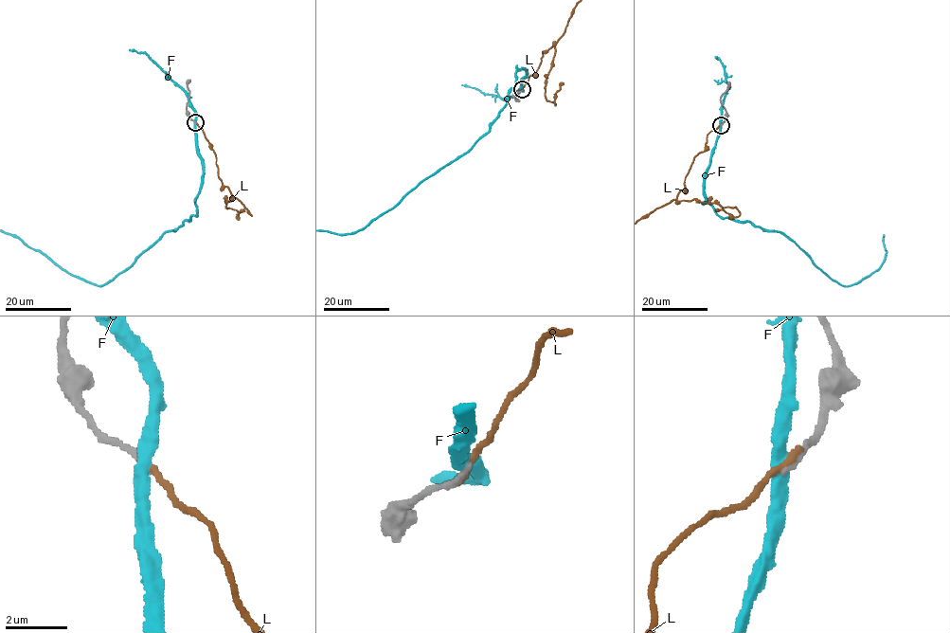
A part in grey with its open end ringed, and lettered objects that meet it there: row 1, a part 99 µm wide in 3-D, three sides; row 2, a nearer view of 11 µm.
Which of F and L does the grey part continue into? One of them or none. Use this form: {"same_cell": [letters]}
{"same_cell": []}

